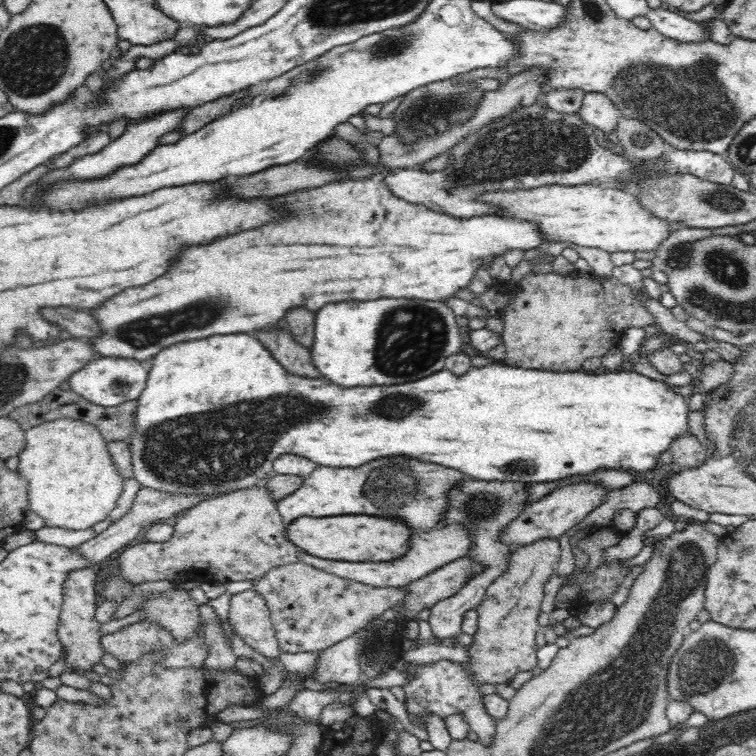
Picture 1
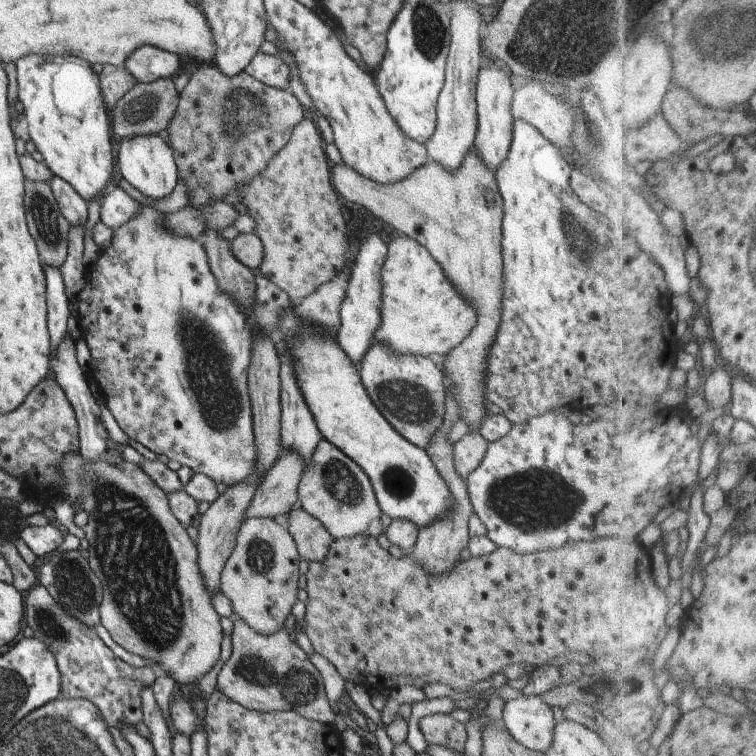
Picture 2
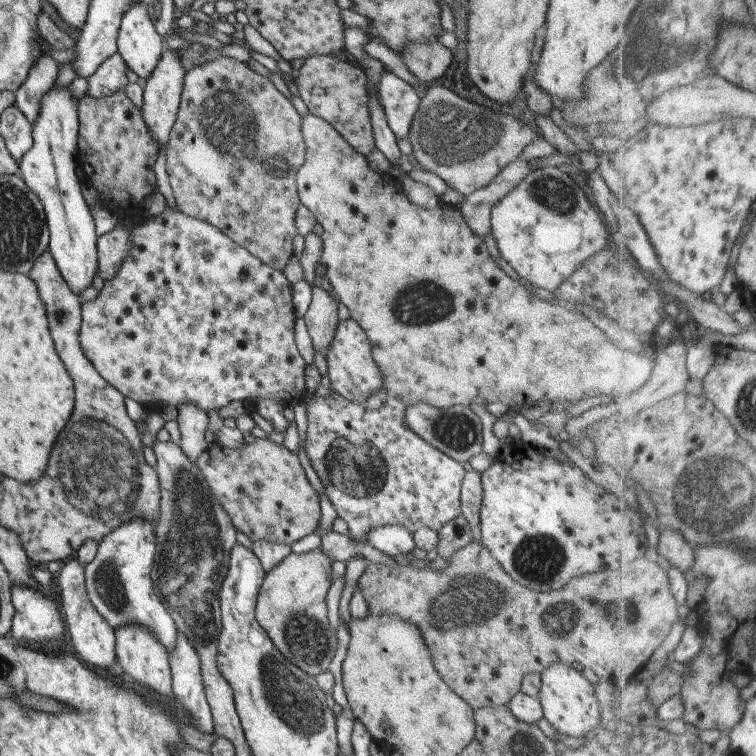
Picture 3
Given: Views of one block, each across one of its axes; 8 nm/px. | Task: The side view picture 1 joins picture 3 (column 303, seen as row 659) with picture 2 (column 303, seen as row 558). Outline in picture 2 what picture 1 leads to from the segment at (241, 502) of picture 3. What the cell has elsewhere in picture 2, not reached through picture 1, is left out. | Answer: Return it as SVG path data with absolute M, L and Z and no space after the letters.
M295 505L288 512L287 528L301 560L320 561L327 554L333 537L301 507Z

